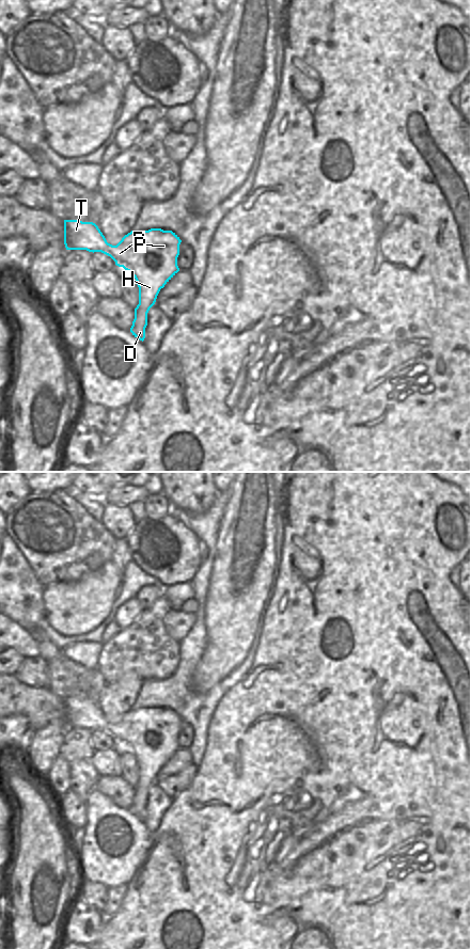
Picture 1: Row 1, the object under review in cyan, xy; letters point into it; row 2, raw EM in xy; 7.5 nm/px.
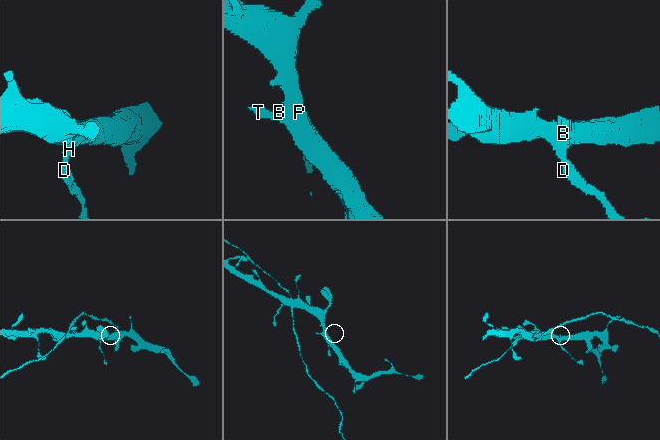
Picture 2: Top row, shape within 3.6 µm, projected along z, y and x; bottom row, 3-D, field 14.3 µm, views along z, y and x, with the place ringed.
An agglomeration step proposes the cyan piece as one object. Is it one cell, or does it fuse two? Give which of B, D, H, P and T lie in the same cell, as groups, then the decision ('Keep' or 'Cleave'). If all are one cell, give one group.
Groups: B D H P T. Keep

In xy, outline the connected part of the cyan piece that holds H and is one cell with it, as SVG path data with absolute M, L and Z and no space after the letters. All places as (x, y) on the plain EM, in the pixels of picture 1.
M64 698L66 728L101 730L135 755L139 765L139 782L135 787L130 810L142 820L150 787L155 782L160 768L179 749L177 736L180 721L172 709L151 707L131 709L116 724L112 724L95 701Z

